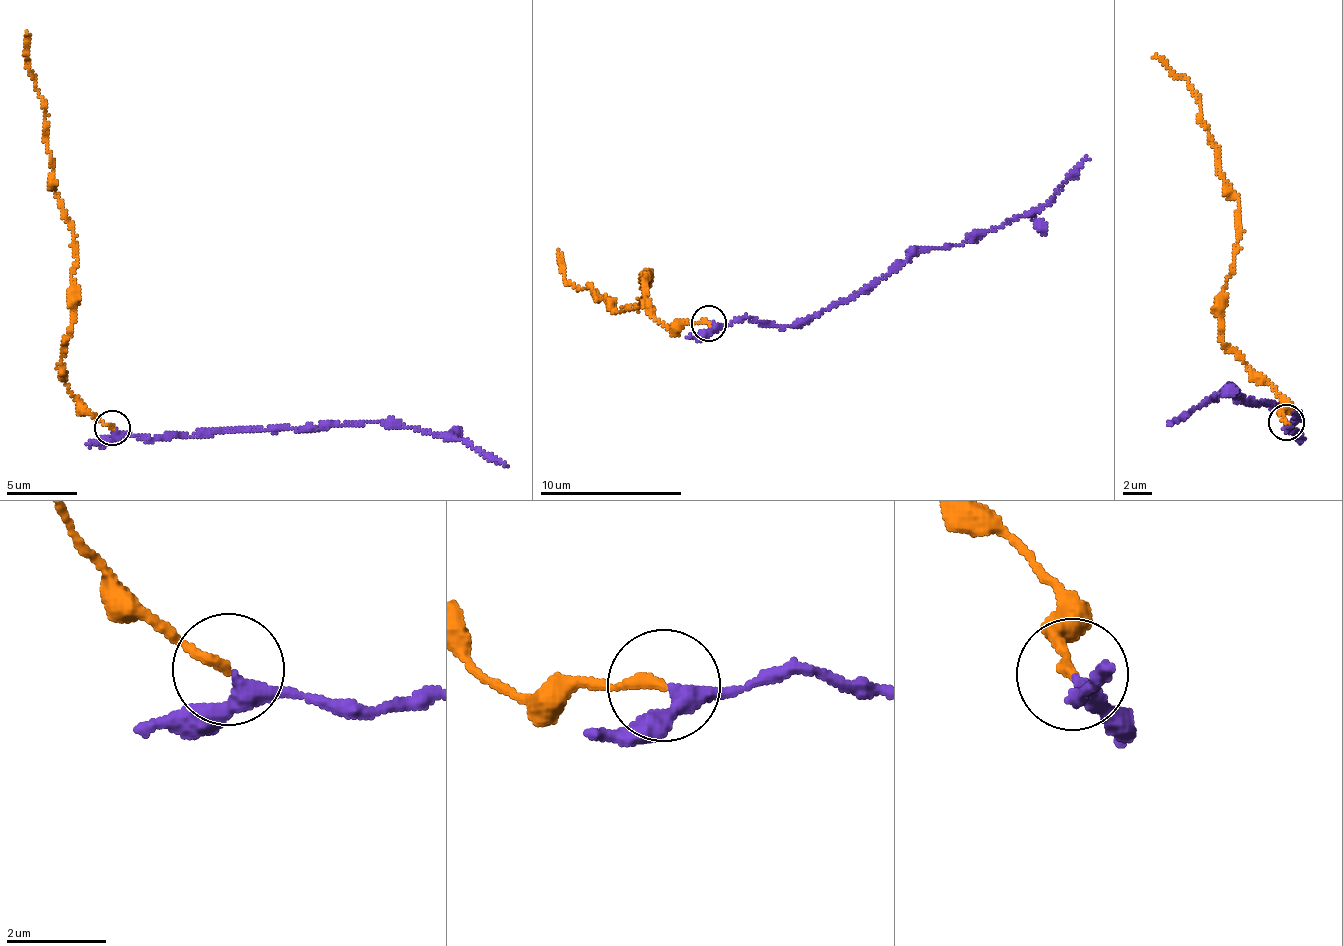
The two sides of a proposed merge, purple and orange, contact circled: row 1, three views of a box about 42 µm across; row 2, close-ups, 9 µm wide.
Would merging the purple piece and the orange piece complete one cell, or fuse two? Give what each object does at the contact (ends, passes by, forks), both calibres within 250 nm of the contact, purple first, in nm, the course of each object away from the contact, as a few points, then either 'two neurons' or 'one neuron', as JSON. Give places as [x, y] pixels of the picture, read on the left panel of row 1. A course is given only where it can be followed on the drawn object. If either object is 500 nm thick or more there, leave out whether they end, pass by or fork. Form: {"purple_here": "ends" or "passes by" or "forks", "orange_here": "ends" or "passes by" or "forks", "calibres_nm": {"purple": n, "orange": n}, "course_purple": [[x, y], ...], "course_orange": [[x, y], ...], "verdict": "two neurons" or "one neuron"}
{"purple_here": "passes by", "orange_here": "ends", "calibres_nm": {"purple": 300, "orange": 240}, "course_purple": [[113, 428], [149, 439], [392, 422], [404, 428], [452, 433], [505, 466]], "course_orange": [[113, 428], [65, 380], [77, 245], [47, 148], [27, 34]], "verdict": "one neuron"}

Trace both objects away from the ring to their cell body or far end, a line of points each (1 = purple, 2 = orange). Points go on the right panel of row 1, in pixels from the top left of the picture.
1: (1285, 423), (1291, 424), (1286, 429), (1300, 418), (1274, 405), (1239, 398), (1236, 387), (1215, 393), (1168, 425)
2: (1285, 423), (1280, 396), (1222, 340), (1222, 287), (1234, 269), (1239, 201), (1216, 160), (1196, 91), (1152, 57)

